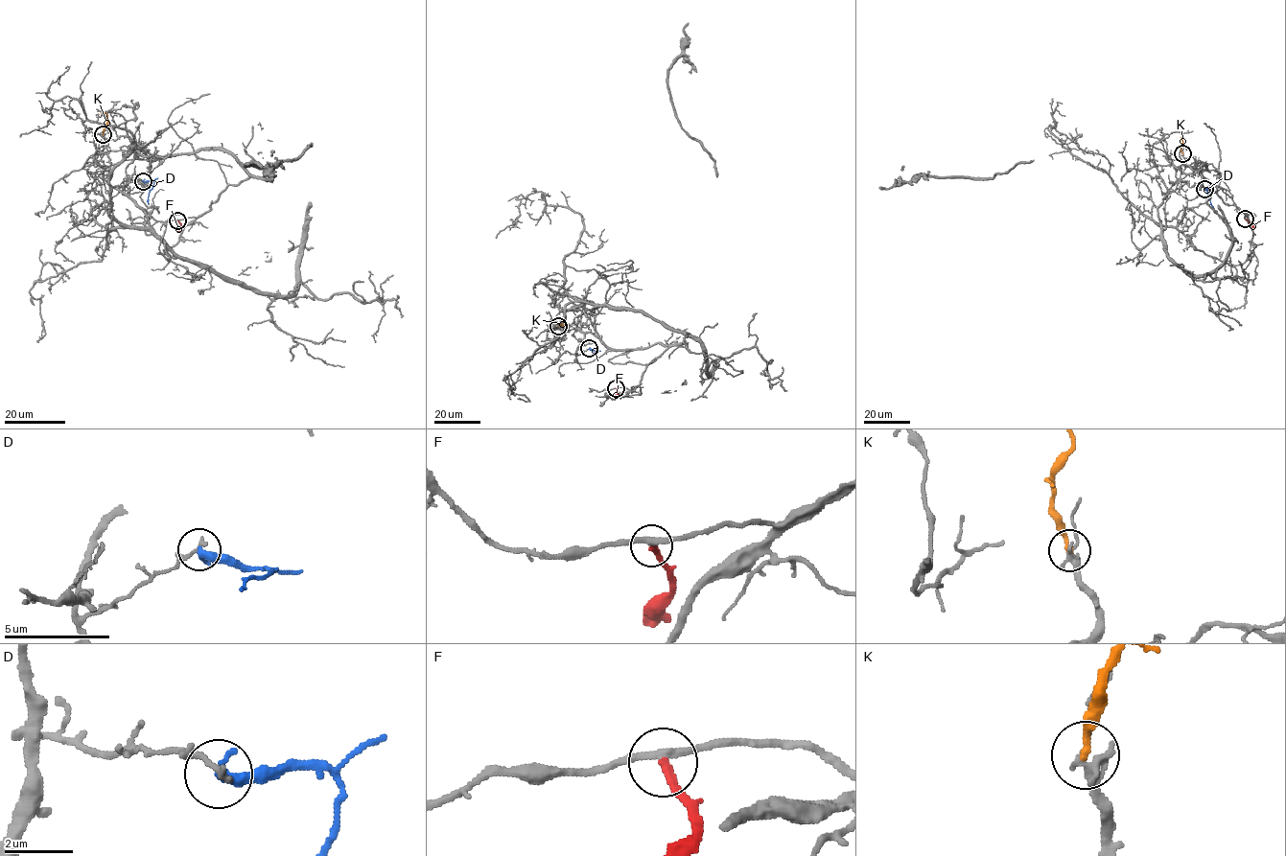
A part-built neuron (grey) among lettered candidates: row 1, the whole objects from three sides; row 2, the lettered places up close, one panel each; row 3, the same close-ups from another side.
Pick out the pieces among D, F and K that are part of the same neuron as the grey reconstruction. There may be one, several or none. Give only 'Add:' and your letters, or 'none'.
Add: none

